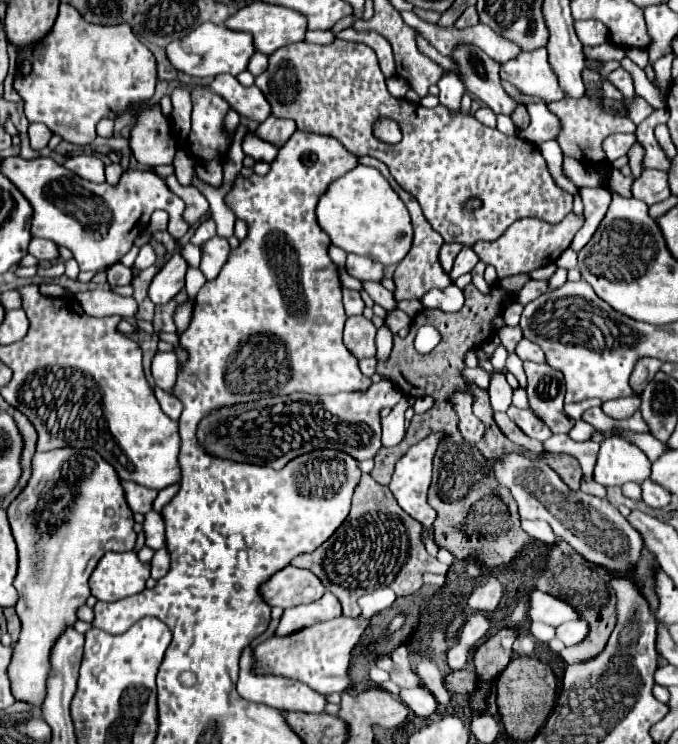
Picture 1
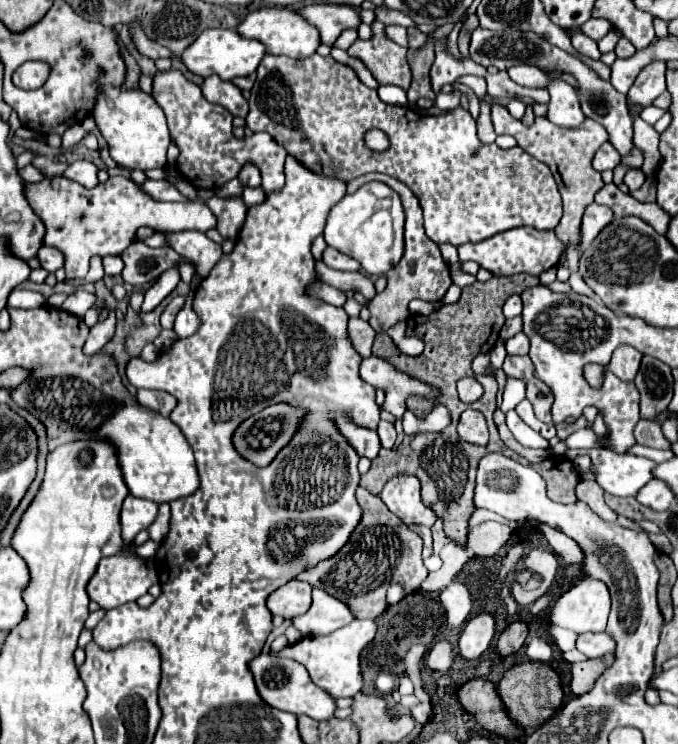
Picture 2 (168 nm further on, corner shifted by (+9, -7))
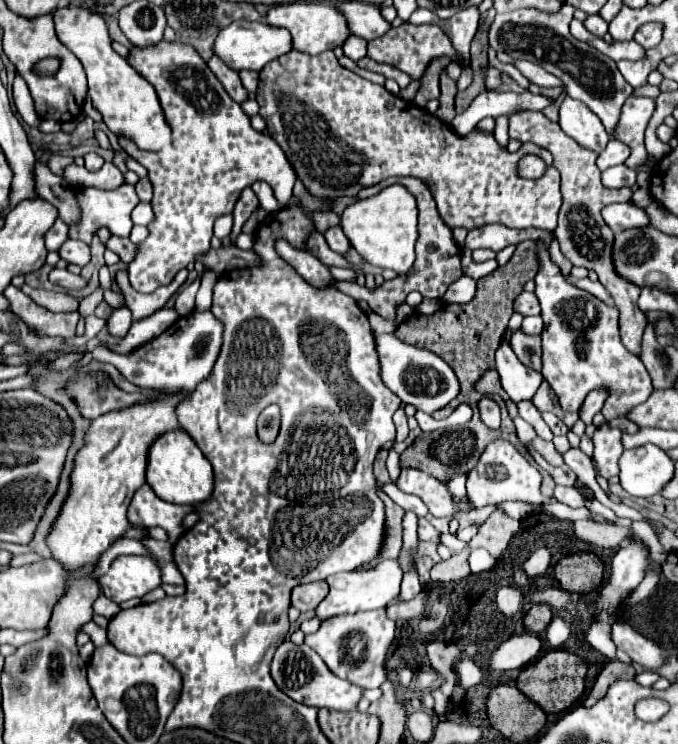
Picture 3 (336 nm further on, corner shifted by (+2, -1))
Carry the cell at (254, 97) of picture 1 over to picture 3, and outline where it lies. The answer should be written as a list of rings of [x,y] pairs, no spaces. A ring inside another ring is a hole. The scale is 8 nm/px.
[[[212,56],[212,60],[208,62],[208,66],[210,66],[210,70],[216,74],[216,78],[222,82],[224,90],[228,92],[228,96],[230,96],[232,100],[236,100],[238,104],[242,104],[244,100],[248,100],[248,92],[244,90],[244,86],[242,86],[242,82],[240,82],[240,76],[238,76],[236,70],[228,68],[228,66],[226,66],[220,58],[216,58],[216,56]]]

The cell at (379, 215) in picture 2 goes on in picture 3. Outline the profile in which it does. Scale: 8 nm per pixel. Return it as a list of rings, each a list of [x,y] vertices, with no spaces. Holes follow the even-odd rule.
[[[392,184],[382,188],[378,194],[356,200],[342,212],[340,226],[350,240],[352,248],[372,266],[378,268],[390,268],[398,274],[404,274],[412,268],[414,264],[414,244],[418,238],[416,232],[416,218],[418,218],[418,208],[416,200],[404,186]]]

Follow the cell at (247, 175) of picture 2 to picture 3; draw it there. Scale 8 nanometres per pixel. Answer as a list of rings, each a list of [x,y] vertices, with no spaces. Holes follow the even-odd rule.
[[[254,182],[250,188],[252,188],[254,194],[258,196],[260,206],[262,206],[266,212],[276,212],[276,210],[282,208],[282,204],[276,202],[274,192],[272,192],[272,188],[268,186],[268,182]]]

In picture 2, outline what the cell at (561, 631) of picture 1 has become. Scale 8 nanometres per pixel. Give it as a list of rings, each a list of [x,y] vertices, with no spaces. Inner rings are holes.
[[[607,632],[581,634],[581,638],[577,640],[577,650],[587,654],[589,658],[601,658],[605,654],[615,654],[615,646],[617,644],[615,644],[613,636]]]

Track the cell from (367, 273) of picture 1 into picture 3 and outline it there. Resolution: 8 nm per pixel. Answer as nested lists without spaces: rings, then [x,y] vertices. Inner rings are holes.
[[[340,226],[330,228],[330,230],[324,234],[324,238],[326,238],[328,246],[330,246],[334,252],[338,252],[338,254],[346,254],[346,252],[350,250],[350,242],[348,242],[348,238],[344,236],[344,232],[342,232]]]

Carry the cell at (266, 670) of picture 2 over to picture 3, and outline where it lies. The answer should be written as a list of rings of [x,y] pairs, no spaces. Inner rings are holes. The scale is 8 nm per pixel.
[[[288,638],[276,648],[276,654],[274,654],[274,660],[270,666],[270,674],[276,682],[276,686],[284,694],[288,694],[292,700],[296,700],[300,704],[314,706],[314,708],[330,708],[330,710],[338,710],[338,712],[354,710],[362,696],[362,690],[358,686],[334,676],[312,648],[308,648],[306,644],[296,646]]]

